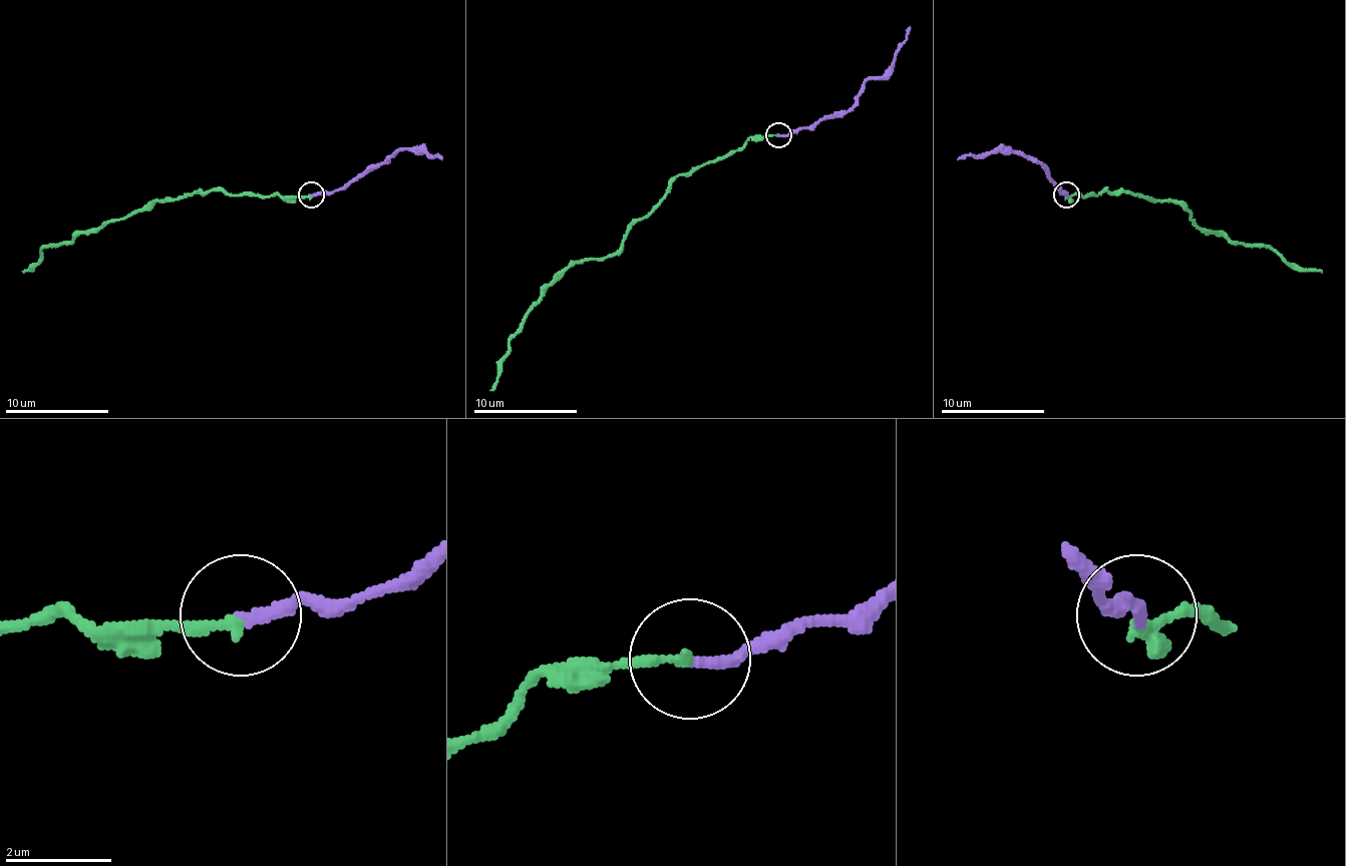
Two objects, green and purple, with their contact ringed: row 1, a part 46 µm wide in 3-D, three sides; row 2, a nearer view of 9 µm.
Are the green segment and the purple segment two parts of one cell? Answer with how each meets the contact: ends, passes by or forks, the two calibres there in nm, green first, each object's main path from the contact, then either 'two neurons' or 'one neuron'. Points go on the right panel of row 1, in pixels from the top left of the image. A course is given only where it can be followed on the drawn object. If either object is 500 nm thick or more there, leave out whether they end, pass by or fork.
green ends | purple ends | 220/240 nm | green via (1067, 193), (1087, 196), (1123, 191), (1175, 198), (1192, 220), (1230, 241), (1269, 246), (1290, 264), (1321, 272) | purple via (1067, 193), (1049, 180), (1043, 167), (1010, 149), (958, 160) | one neuron

